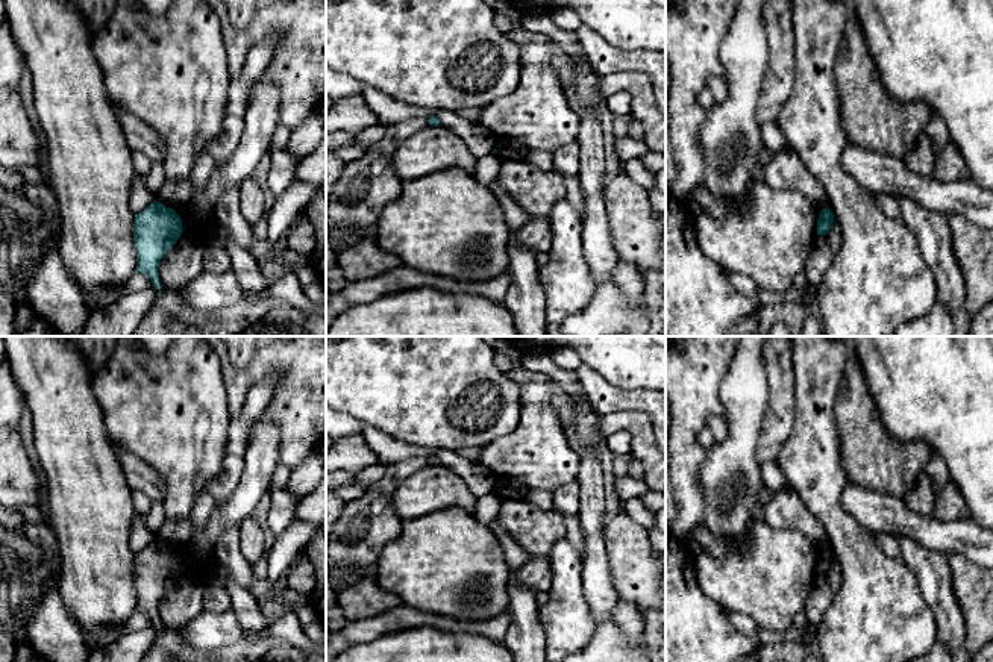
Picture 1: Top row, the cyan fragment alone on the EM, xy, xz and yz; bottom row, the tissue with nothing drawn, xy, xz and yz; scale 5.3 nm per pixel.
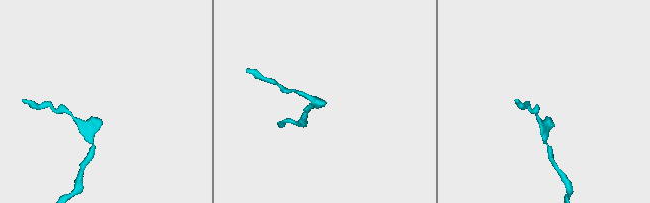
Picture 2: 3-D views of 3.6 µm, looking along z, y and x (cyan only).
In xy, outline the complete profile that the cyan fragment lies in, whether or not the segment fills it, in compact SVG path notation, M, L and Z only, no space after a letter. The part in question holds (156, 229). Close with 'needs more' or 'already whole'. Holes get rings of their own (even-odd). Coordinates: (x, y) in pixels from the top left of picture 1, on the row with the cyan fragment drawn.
M152 201L135 214L133 242L136 250L136 273L146 274L155 288L159 283L158 267L164 254L182 235L182 220L174 209Z | already whole

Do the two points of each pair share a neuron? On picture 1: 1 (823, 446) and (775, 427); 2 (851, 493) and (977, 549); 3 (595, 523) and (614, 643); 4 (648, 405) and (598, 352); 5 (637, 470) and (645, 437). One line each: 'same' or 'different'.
1: different
2: same
3: different
4: different
5: different

